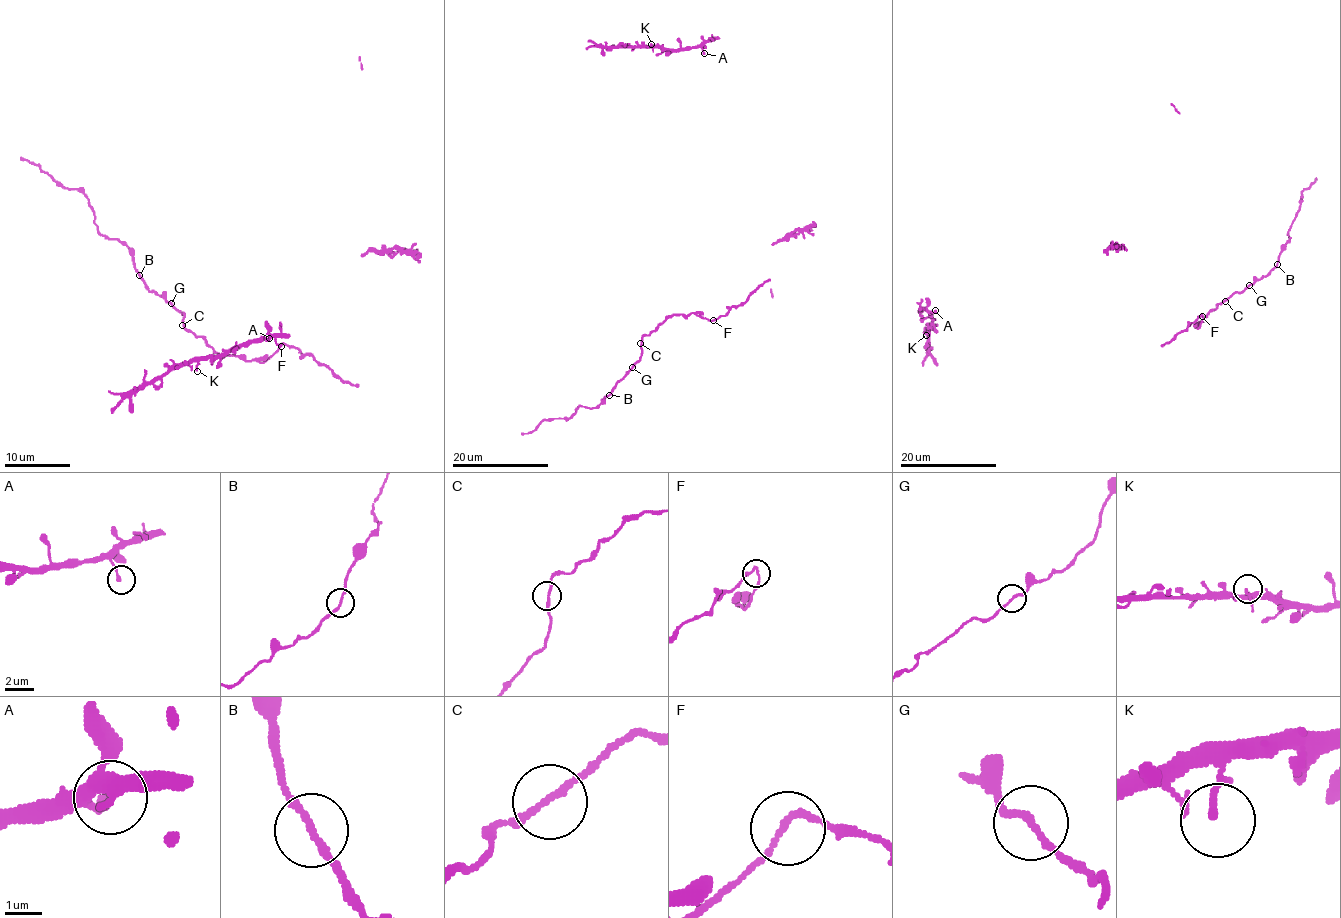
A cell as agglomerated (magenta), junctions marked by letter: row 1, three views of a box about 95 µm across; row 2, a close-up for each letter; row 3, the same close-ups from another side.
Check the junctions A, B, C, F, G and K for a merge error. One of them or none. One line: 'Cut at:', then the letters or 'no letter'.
Cut at: B

